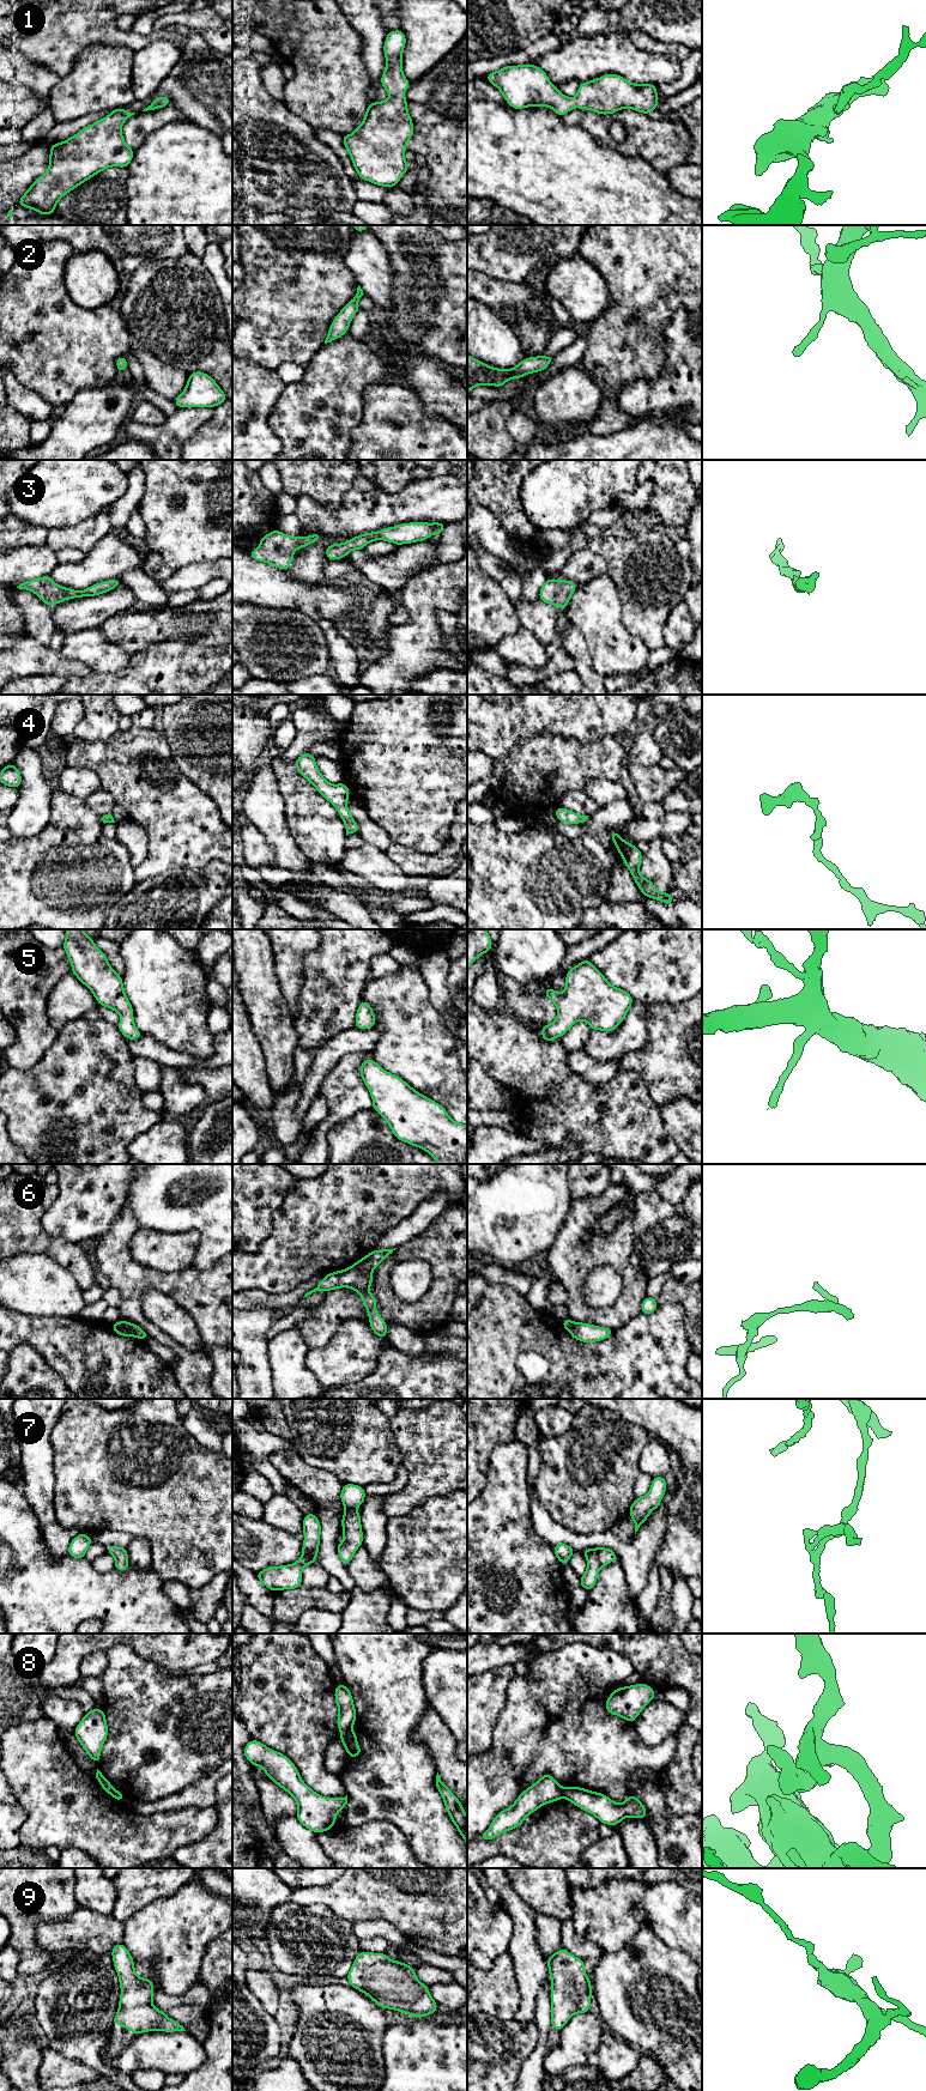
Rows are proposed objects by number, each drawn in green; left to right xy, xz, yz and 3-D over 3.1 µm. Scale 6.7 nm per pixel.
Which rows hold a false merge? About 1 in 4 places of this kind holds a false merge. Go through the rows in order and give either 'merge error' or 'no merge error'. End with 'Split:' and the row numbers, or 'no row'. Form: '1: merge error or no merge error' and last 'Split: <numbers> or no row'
1: no merge error
2: no merge error
3: no merge error
4: no merge error
5: no merge error
6: no merge error
7: merge error
8: merge error
9: no merge error
Split: 7, 8

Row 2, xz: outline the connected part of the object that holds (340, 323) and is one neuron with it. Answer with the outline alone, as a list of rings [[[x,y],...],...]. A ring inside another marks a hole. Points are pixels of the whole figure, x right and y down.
[[[358,285],[356,296],[352,301],[350,301],[341,311],[334,317],[331,323],[327,338],[325,344],[331,343],[341,335],[344,335],[349,331],[349,326],[351,323],[352,317],[359,310],[358,299],[363,296],[363,290]]]

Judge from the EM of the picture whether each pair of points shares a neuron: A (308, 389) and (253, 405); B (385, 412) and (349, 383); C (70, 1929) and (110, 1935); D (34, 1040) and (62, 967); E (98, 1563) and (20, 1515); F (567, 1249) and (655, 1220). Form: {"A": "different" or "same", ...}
{"A": "different", "B": "different", "C": "same", "D": "same", "E": "different", "F": "different"}

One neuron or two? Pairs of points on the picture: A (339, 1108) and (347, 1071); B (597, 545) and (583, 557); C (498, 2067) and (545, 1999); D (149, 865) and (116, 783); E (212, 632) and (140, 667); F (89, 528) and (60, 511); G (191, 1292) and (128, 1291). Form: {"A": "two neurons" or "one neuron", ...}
{"A": "one neuron", "B": "two neurons", "C": "two neurons", "D": "one neuron", "E": "two neurons", "F": "two neurons", "G": "one neuron"}

